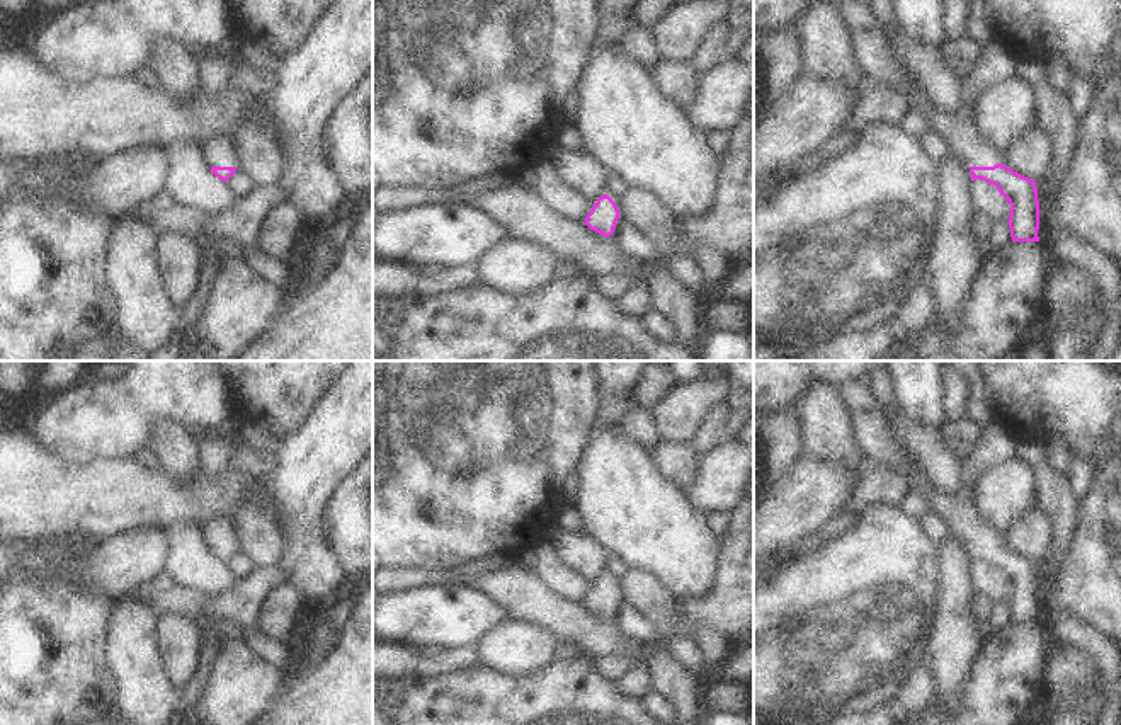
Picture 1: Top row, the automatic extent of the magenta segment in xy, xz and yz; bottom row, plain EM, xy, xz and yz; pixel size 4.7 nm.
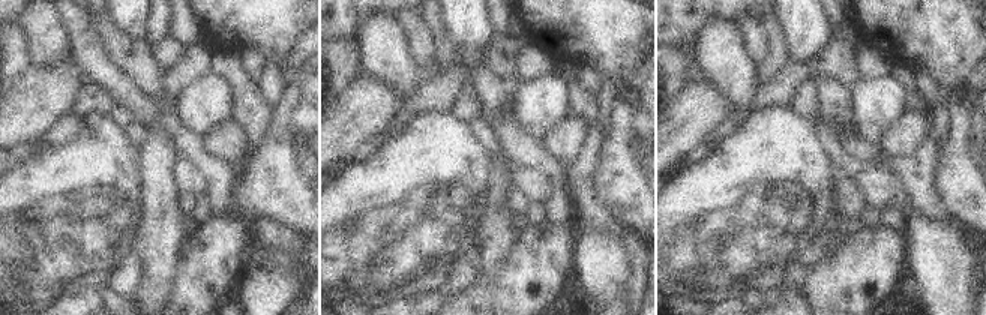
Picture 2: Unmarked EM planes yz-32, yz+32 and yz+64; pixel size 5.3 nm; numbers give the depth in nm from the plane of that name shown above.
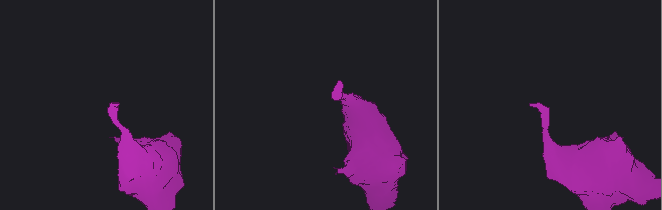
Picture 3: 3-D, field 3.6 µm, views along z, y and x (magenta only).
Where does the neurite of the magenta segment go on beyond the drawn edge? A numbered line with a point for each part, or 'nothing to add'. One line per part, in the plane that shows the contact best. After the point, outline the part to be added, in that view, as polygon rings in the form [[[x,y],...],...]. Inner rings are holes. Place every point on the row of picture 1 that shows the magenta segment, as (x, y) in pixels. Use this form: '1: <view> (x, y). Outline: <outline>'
1: yz (961, 133). Outline: [[[915,83],[910,107],[919,107],[929,121],[929,129],[942,134],[956,155],[968,167],[993,167],[999,163],[995,148],[987,143],[975,124],[975,111],[966,106],[958,116],[946,114],[932,99]]]

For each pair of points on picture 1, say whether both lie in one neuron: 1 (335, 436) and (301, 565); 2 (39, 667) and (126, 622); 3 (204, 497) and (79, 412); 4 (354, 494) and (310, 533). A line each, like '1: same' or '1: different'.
1: same
2: different
3: different
4: different

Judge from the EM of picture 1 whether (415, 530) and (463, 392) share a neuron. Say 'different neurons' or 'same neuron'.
same neuron

